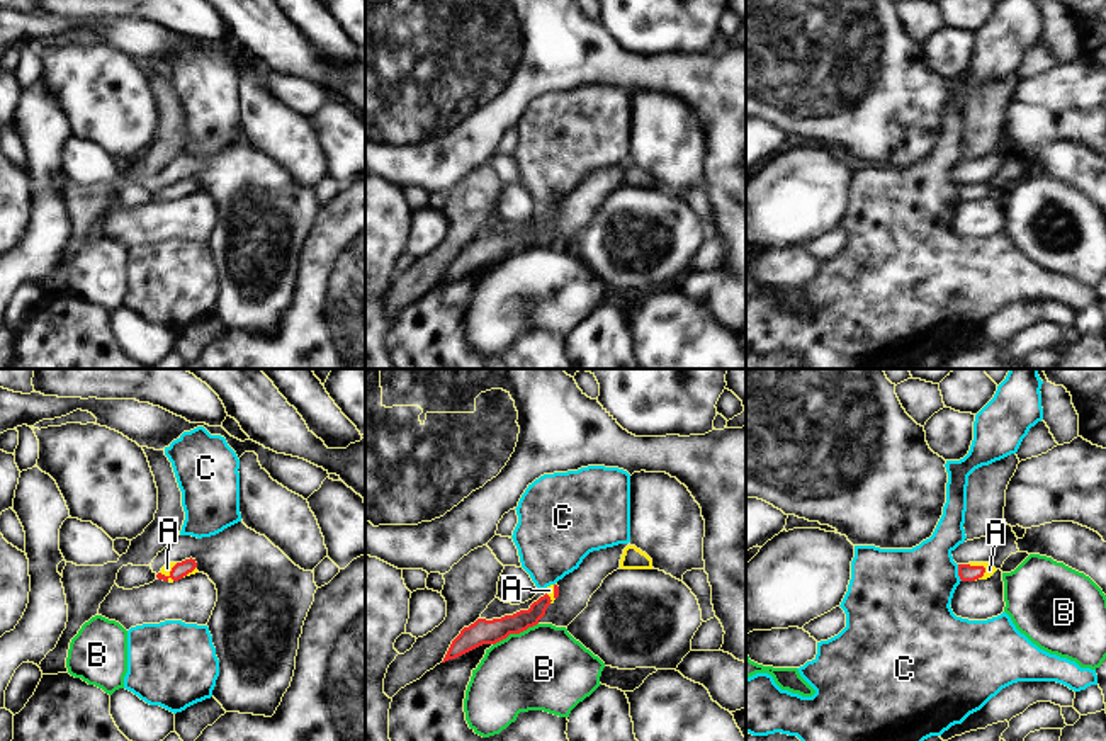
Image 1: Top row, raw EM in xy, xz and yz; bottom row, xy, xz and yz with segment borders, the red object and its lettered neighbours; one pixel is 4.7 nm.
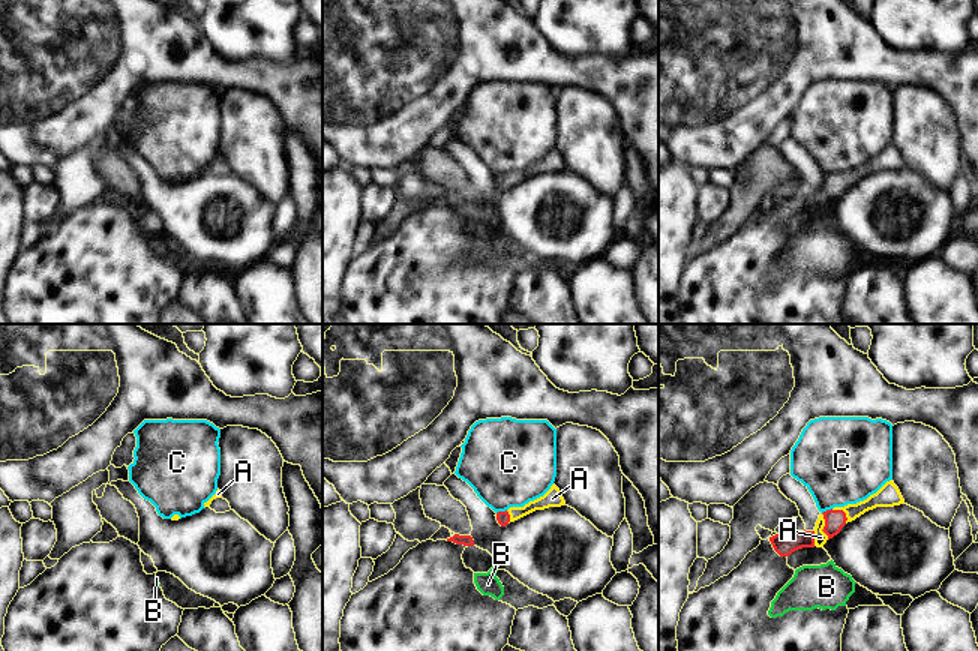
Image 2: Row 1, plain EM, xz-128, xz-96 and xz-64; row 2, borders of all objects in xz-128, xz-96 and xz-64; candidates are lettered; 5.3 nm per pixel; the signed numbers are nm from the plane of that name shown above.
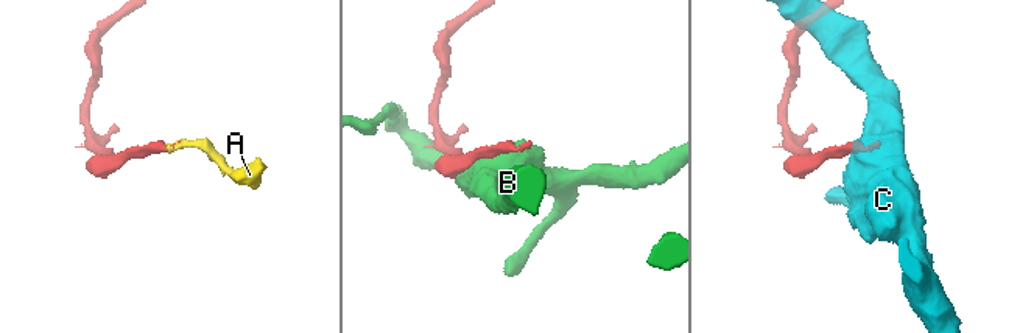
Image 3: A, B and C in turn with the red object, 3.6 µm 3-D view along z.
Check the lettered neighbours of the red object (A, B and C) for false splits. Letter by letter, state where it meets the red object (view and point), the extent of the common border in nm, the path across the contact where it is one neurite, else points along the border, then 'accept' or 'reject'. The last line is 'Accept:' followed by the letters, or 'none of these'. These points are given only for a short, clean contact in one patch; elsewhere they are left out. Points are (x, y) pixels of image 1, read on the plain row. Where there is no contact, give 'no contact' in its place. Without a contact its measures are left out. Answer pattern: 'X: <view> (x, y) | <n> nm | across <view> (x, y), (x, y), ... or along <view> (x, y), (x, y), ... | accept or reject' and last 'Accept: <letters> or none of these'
A: yz (981, 186) | 100 nm | across yz (965, 191), (981, 186), (989, 189) | accept
B: xz (515, 252) | 240 nm | reject
C: yz (959, 192) | 80 nm | along yz (957, 184), (957, 194), (962, 199) | reject
Accept: A

